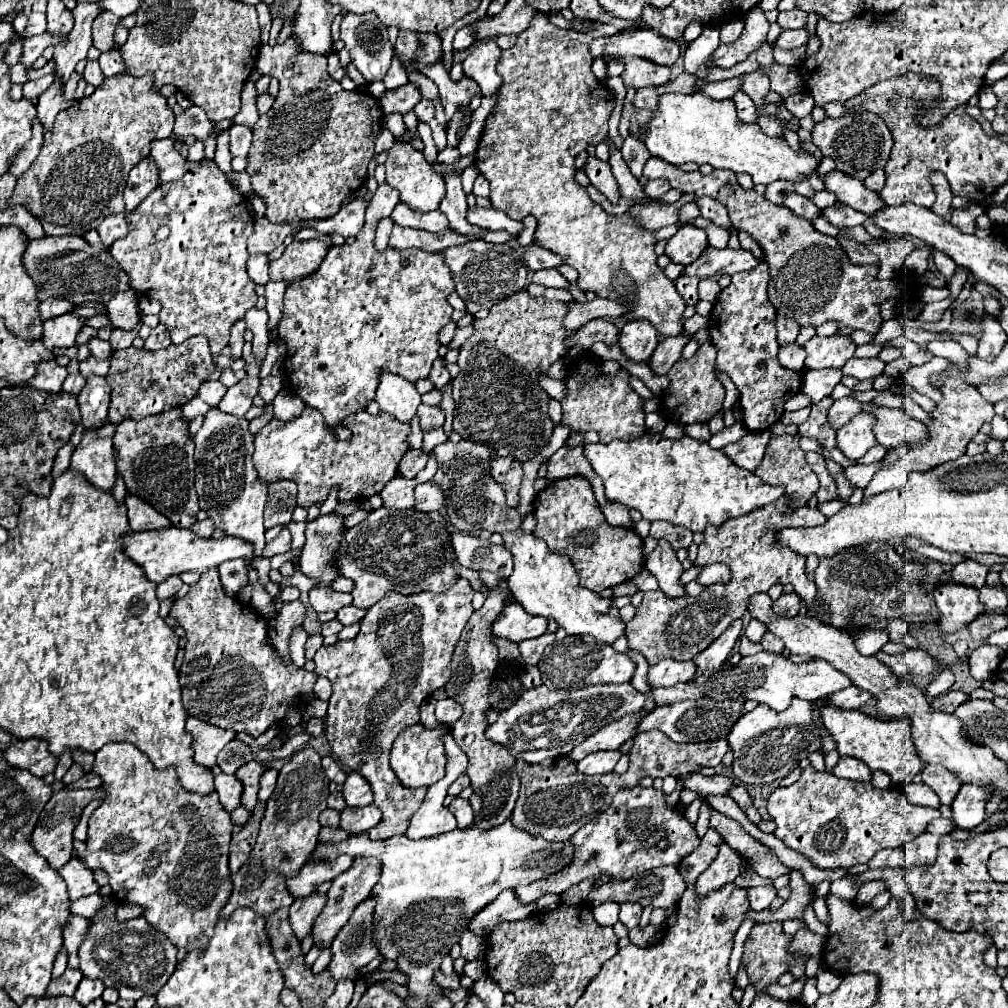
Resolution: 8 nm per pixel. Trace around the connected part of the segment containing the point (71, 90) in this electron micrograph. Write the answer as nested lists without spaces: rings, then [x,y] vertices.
[[[73,72],[73,74],[71,74],[69,80],[66,82],[64,86],[63,96],[65,100],[70,101],[74,98],[77,85],[82,78],[83,78],[82,73],[78,74],[76,72]]]

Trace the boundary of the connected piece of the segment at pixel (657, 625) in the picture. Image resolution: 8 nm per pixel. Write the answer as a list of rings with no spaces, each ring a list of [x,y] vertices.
[[[787,496],[775,500],[773,508],[761,508],[759,512],[749,512],[739,520],[727,520],[723,528],[709,528],[703,544],[699,546],[697,560],[693,566],[707,564],[725,564],[731,570],[729,582],[717,582],[705,586],[699,596],[681,596],[681,598],[665,598],[661,590],[645,592],[643,602],[639,604],[635,618],[627,622],[627,640],[629,648],[641,652],[649,664],[657,664],[663,658],[673,660],[693,660],[701,650],[705,650],[715,638],[721,636],[727,626],[741,618],[747,610],[747,604],[753,594],[767,592],[773,584],[793,584],[795,592],[801,596],[805,610],[811,618],[827,624],[825,616],[819,614],[817,606],[817,586],[805,576],[805,556],[795,556],[789,548],[779,548],[779,544],[771,544],[771,536],[785,526],[819,526],[825,522],[825,516],[817,508],[799,506],[789,512]]]

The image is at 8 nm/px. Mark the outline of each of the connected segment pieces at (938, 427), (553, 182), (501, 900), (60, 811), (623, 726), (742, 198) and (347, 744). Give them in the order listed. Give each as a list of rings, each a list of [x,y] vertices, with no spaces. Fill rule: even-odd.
[[[943,380],[943,388],[939,388],[943,392],[943,400],[937,402],[937,410],[933,412],[933,422],[927,424],[929,432],[931,432],[931,444],[923,444],[921,448],[895,448],[889,450],[885,456],[885,468],[881,468],[871,482],[865,488],[865,496],[873,496],[879,492],[887,492],[891,488],[899,488],[907,482],[909,472],[917,470],[923,472],[927,468],[939,466],[947,460],[957,460],[959,456],[965,454],[965,446],[969,444],[969,440],[979,432],[981,424],[991,422],[991,418],[995,416],[993,412],[993,404],[987,402],[977,388],[971,388],[969,384],[963,384],[963,380]]]
[[[535,14],[529,22],[529,28],[523,30],[521,34],[517,34],[517,42],[513,48],[509,50],[503,50],[501,54],[501,66],[499,66],[499,72],[503,76],[503,84],[501,88],[497,90],[497,104],[493,108],[493,112],[489,114],[487,122],[485,122],[485,130],[483,130],[483,136],[481,136],[481,142],[479,142],[479,148],[477,148],[477,154],[475,154],[475,166],[479,168],[479,172],[489,180],[491,184],[491,202],[497,210],[503,210],[509,218],[513,220],[523,220],[527,214],[533,214],[537,218],[537,232],[535,232],[535,244],[559,254],[563,258],[565,264],[569,264],[571,268],[575,268],[579,272],[579,278],[577,278],[577,286],[581,290],[591,290],[595,292],[599,298],[611,298],[611,300],[617,300],[619,304],[625,304],[627,306],[627,314],[623,314],[621,318],[627,318],[627,320],[649,320],[657,332],[661,336],[667,336],[667,334],[677,334],[677,336],[683,336],[685,330],[683,330],[683,310],[685,310],[685,300],[679,296],[679,292],[675,290],[675,284],[673,280],[669,280],[663,272],[663,268],[657,266],[657,256],[653,252],[653,246],[655,246],[655,238],[653,238],[653,232],[651,230],[645,230],[641,226],[637,226],[627,214],[623,216],[609,216],[597,202],[593,202],[587,194],[587,190],[575,182],[573,174],[575,174],[575,164],[573,164],[573,158],[587,148],[587,144],[593,144],[597,146],[599,142],[603,142],[603,138],[607,136],[607,120],[609,120],[609,114],[613,110],[613,94],[599,86],[597,84],[597,78],[595,74],[591,72],[591,62],[593,62],[593,56],[589,54],[589,42],[593,38],[593,32],[587,30],[587,32],[577,32],[577,30],[563,30],[563,28],[557,28],[549,22],[549,18],[545,14]]]
[[[503,890],[491,904],[487,904],[487,908],[483,908],[483,912],[479,912],[479,916],[475,916],[469,930],[475,932],[477,936],[485,936],[485,932],[489,932],[491,926],[503,920],[521,920],[533,912],[535,912],[535,902],[523,904],[519,902],[513,890]]]
[[[59,790],[51,796],[51,800],[45,804],[37,826],[33,830],[33,844],[35,850],[51,864],[51,868],[61,868],[67,860],[73,858],[73,828],[75,820],[81,816],[83,808],[97,798],[97,790]]]
[[[645,712],[623,716],[621,720],[615,720],[615,722],[607,724],[605,728],[597,730],[593,736],[585,738],[581,744],[577,744],[569,752],[569,760],[571,762],[579,762],[587,754],[597,752],[597,750],[617,750],[627,738],[635,736],[635,720],[639,720],[641,714],[645,714]]]
[[[649,158],[645,168],[643,168],[643,176],[645,178],[665,178],[669,180],[671,188],[679,188],[683,194],[685,192],[693,192],[697,196],[711,196],[715,200],[719,200],[721,204],[725,204],[725,208],[729,210],[729,218],[735,230],[739,232],[747,232],[763,250],[765,262],[769,264],[769,302],[773,304],[775,312],[779,316],[785,318],[793,318],[799,326],[821,326],[823,322],[837,322],[839,328],[857,328],[857,330],[865,330],[869,334],[877,334],[881,328],[881,304],[897,298],[901,302],[909,302],[915,296],[919,296],[919,282],[917,276],[911,270],[905,270],[889,280],[879,280],[877,278],[877,266],[873,264],[853,264],[849,260],[849,256],[845,254],[845,250],[841,248],[841,244],[837,242],[837,234],[839,228],[835,228],[825,216],[823,212],[819,212],[819,216],[813,222],[807,222],[803,216],[797,216],[795,212],[791,212],[787,206],[777,206],[769,200],[765,200],[761,194],[757,194],[755,190],[745,190],[739,186],[737,182],[737,174],[731,170],[713,170],[713,174],[703,176],[701,172],[683,172],[677,166],[671,166],[659,158]]]
[[[457,578],[455,584],[443,594],[419,592],[403,596],[397,592],[387,592],[377,604],[367,610],[361,622],[361,632],[353,640],[339,640],[331,646],[321,646],[313,658],[315,674],[329,678],[333,684],[333,694],[329,698],[327,710],[329,746],[343,768],[361,774],[369,782],[373,790],[373,804],[383,812],[381,822],[369,830],[373,840],[385,840],[395,834],[405,834],[411,816],[419,810],[425,798],[427,788],[405,788],[403,784],[399,784],[399,780],[395,780],[395,774],[389,766],[389,752],[395,736],[405,726],[419,722],[419,704],[437,688],[445,686],[445,682],[449,680],[451,652],[473,612],[471,598],[473,588],[465,578]]]

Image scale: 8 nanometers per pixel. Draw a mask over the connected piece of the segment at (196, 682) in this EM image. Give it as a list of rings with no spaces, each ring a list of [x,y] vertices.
[[[209,568],[201,578],[191,586],[191,590],[173,602],[171,618],[179,622],[185,630],[185,660],[179,670],[179,680],[183,686],[183,704],[189,716],[195,716],[207,724],[247,732],[251,736],[261,736],[273,724],[281,724],[291,706],[301,706],[307,694],[313,692],[317,676],[305,668],[297,668],[293,662],[285,662],[279,652],[269,644],[267,620],[253,610],[253,606],[243,606],[235,596],[227,594],[217,568]]]

